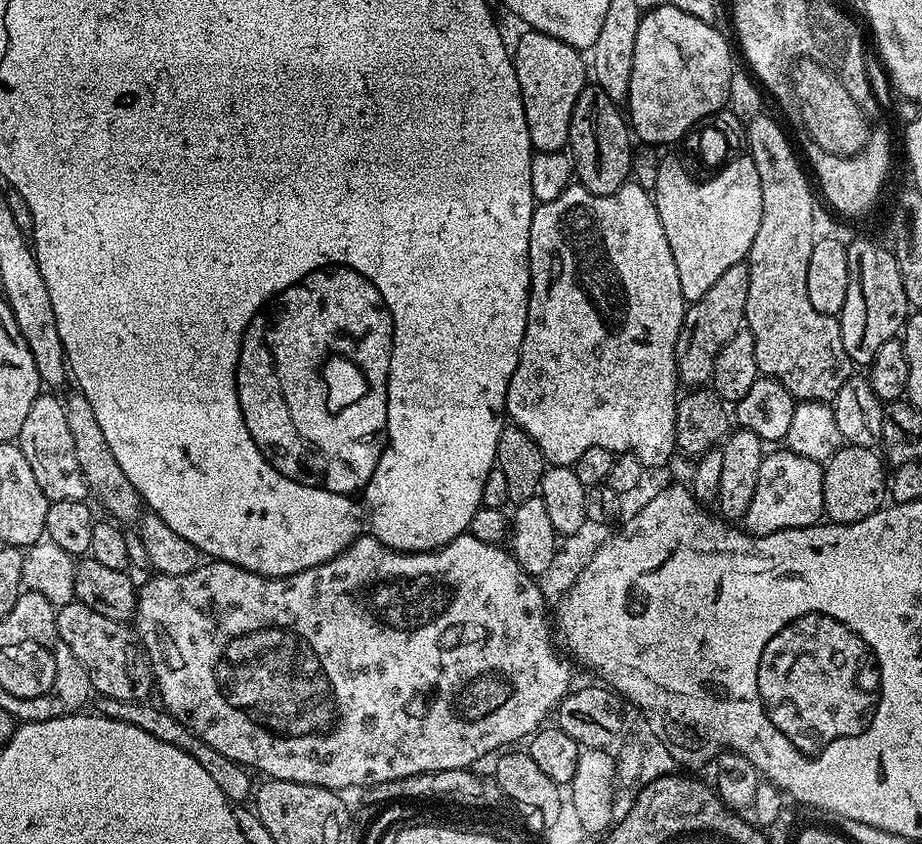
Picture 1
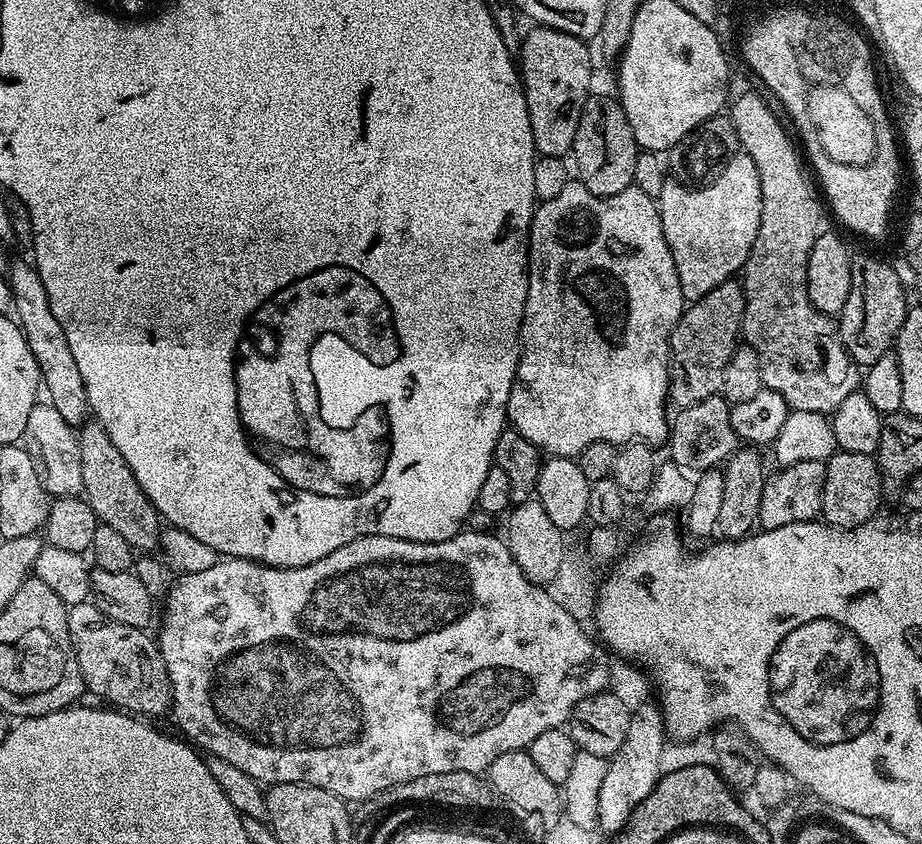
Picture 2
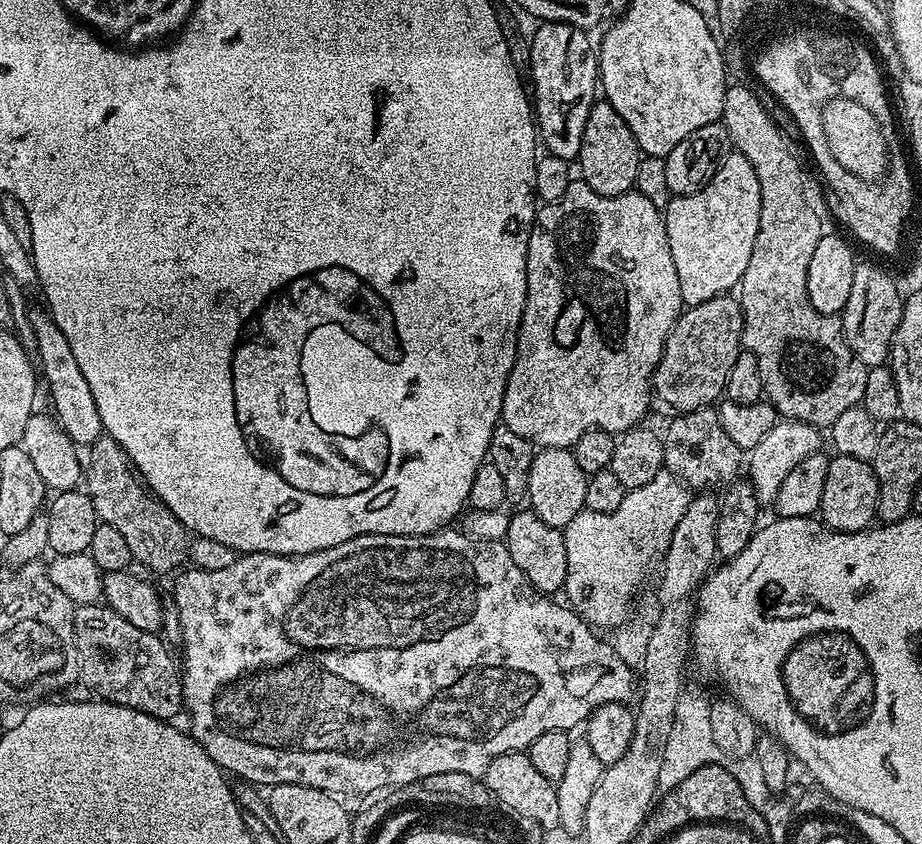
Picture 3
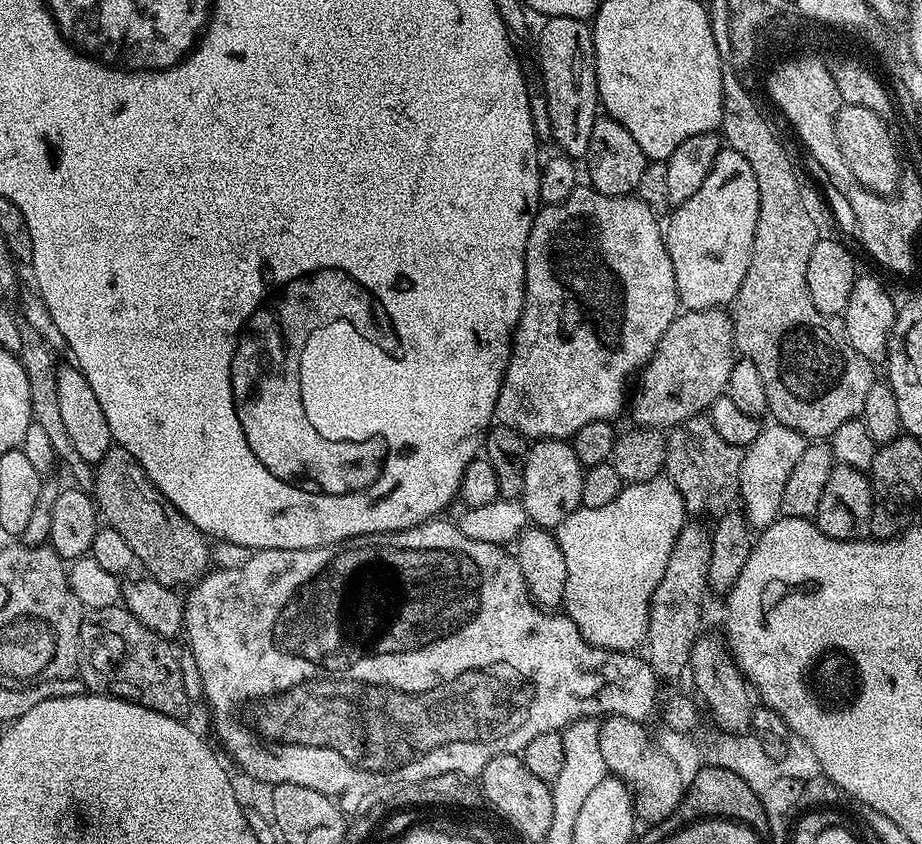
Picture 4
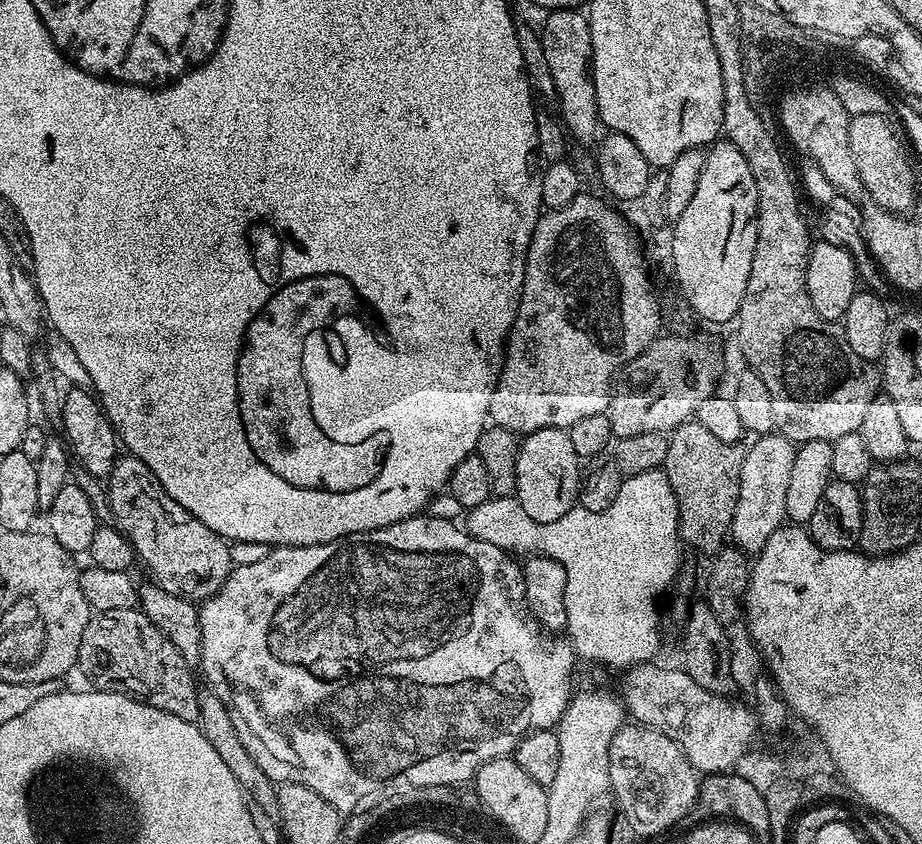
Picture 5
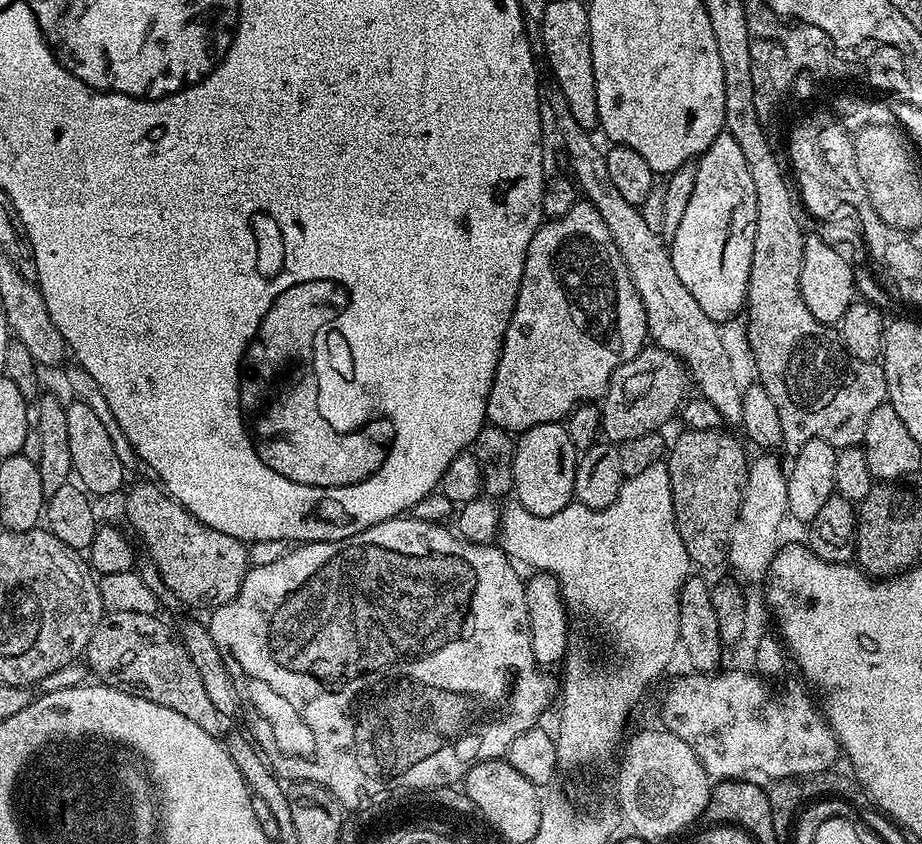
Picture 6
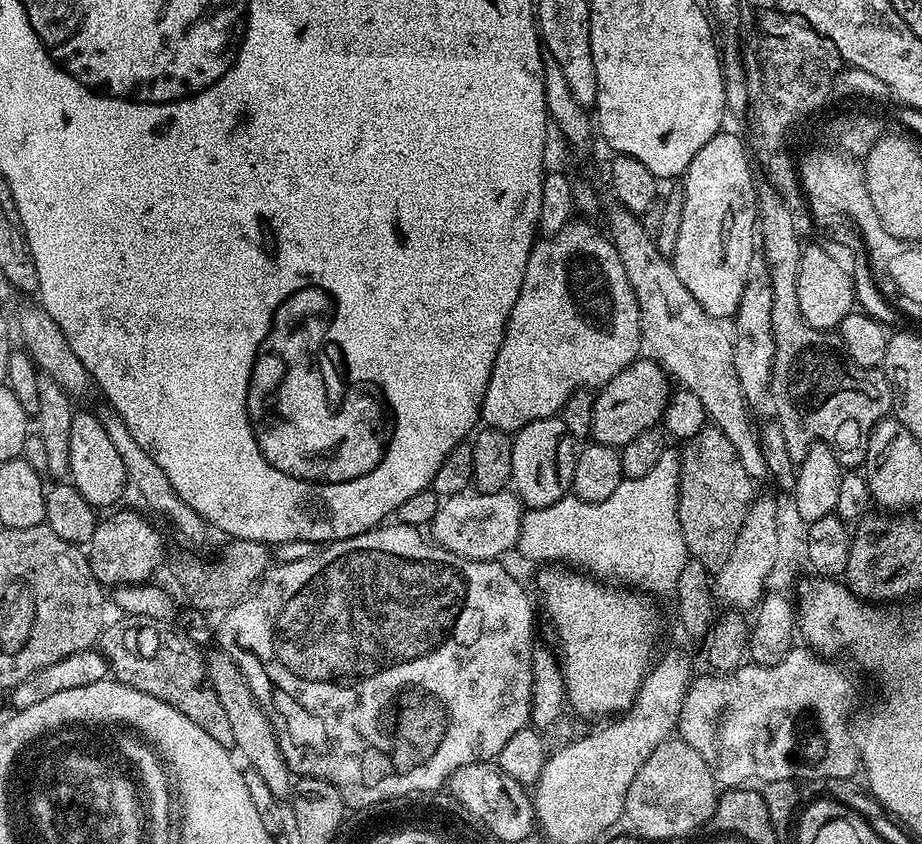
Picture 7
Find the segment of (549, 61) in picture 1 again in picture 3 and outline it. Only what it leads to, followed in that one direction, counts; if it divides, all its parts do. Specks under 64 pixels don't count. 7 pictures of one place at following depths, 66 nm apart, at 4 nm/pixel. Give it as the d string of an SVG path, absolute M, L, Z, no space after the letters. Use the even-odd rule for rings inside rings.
M557 20L541 23L530 46L530 99L543 151L572 162L579 157L586 118L598 100L598 52L587 31Z

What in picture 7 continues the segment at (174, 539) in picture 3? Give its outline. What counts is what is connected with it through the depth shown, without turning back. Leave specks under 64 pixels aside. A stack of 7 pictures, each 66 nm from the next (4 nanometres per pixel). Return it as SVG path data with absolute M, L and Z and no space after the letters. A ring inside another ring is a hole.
M232 540L220 552L217 560L199 560L192 556L180 568L180 584L184 587L184 596L200 612L216 612L223 614L238 602L242 602L244 597L260 583L260 579L270 567L270 548L267 544L259 544L253 540Z

